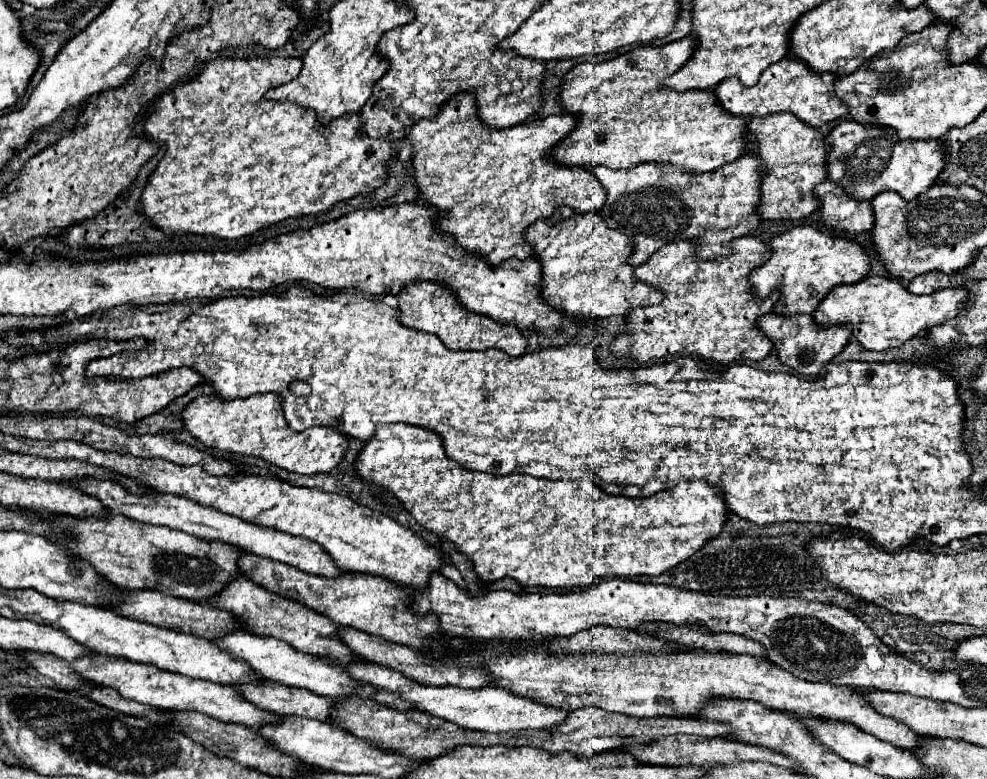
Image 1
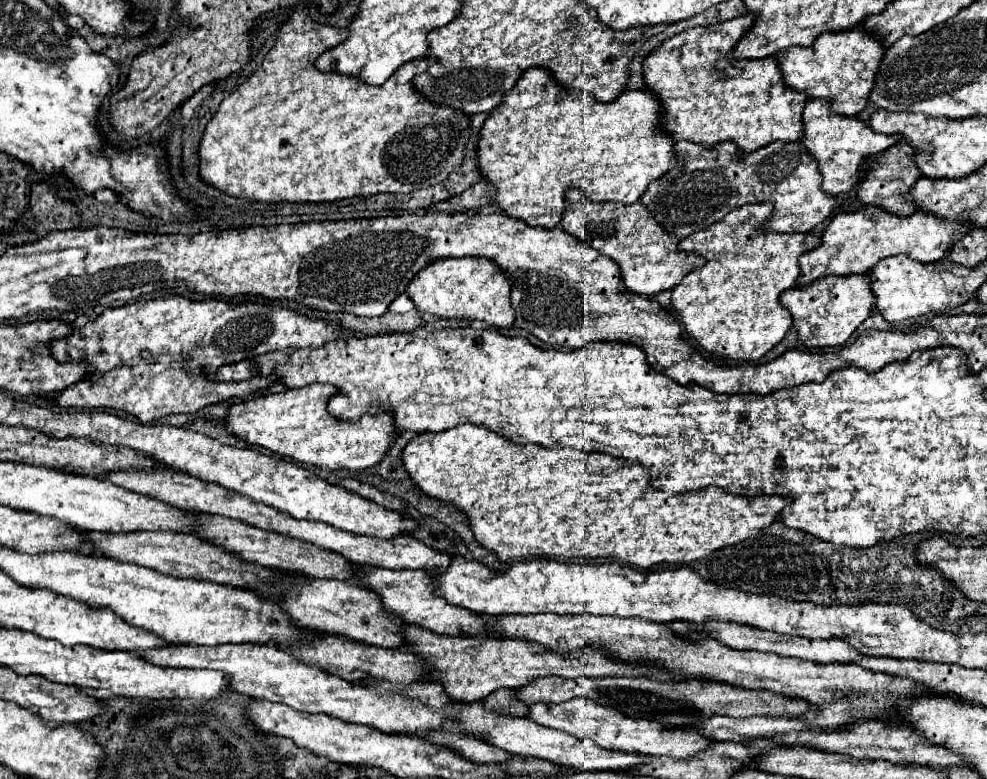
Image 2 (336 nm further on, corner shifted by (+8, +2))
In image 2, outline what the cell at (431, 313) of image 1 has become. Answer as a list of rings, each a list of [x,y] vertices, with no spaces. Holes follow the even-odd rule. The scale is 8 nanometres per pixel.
[[[459,257],[459,259],[437,259],[423,267],[413,281],[409,283],[409,297],[413,299],[415,307],[421,313],[431,313],[443,319],[475,319],[475,321],[485,321],[487,327],[495,329],[509,329],[515,321],[515,311],[511,307],[511,279],[497,267],[495,261],[487,257]]]

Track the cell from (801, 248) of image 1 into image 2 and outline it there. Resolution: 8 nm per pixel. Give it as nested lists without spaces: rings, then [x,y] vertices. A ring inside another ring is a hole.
[[[867,205],[855,213],[839,213],[825,229],[823,243],[817,249],[801,255],[801,275],[797,285],[807,285],[827,275],[865,273],[877,261],[893,255],[907,255],[909,259],[921,263],[933,263],[939,261],[971,229],[971,223],[957,223],[953,219],[943,219],[925,211],[899,217],[883,211],[881,207]]]

